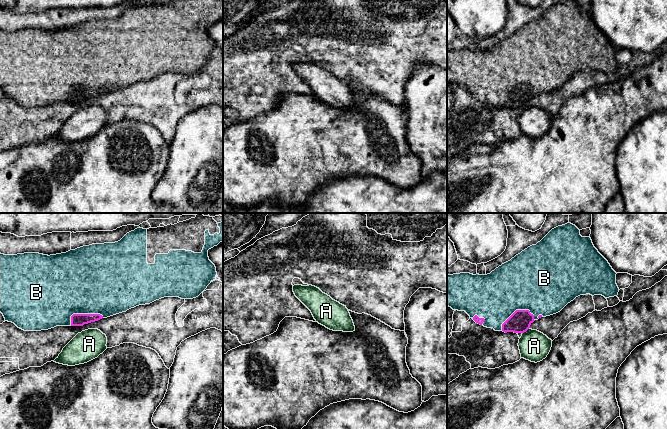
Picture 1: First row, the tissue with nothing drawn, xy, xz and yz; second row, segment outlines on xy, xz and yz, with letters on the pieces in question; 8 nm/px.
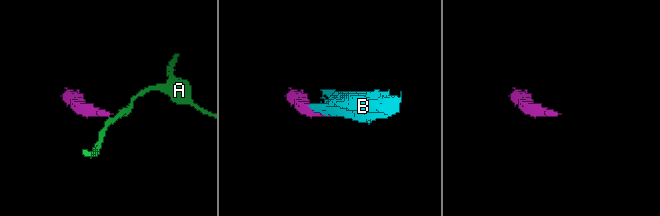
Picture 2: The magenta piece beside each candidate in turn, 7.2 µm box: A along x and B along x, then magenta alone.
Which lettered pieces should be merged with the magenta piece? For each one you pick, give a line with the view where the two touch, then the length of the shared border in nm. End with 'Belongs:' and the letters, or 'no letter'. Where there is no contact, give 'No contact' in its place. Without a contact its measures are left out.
B: Touches magenta in yz. Shared border 300 nm
Belongs: B

